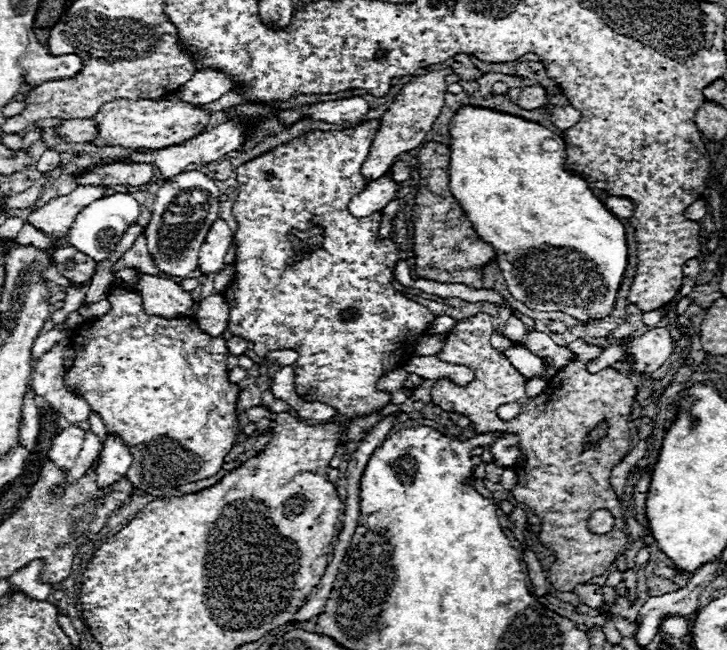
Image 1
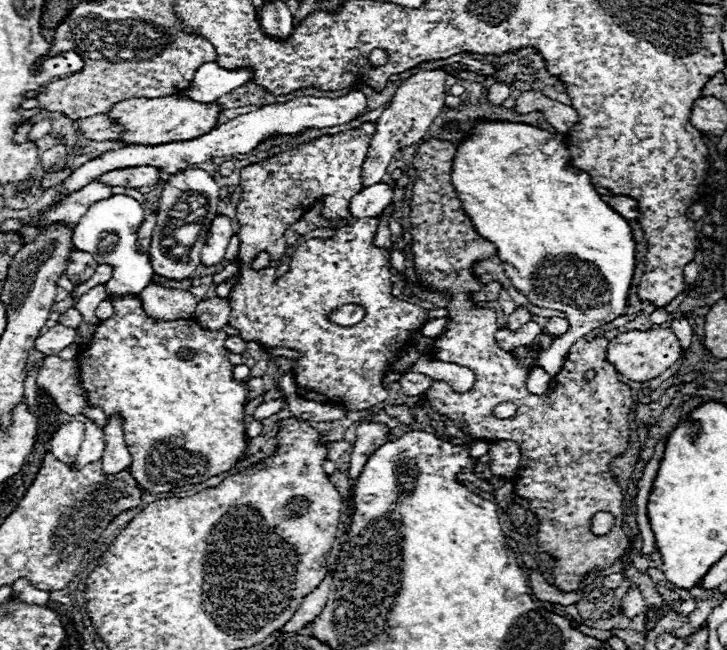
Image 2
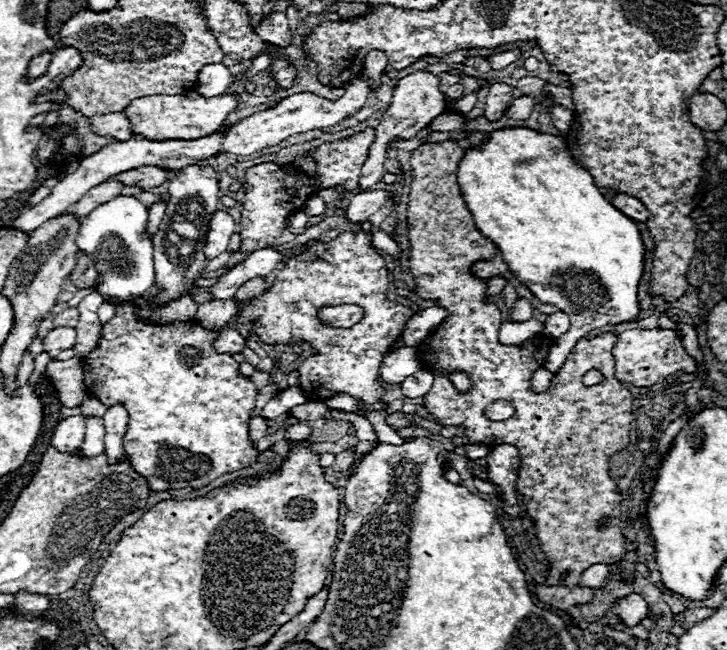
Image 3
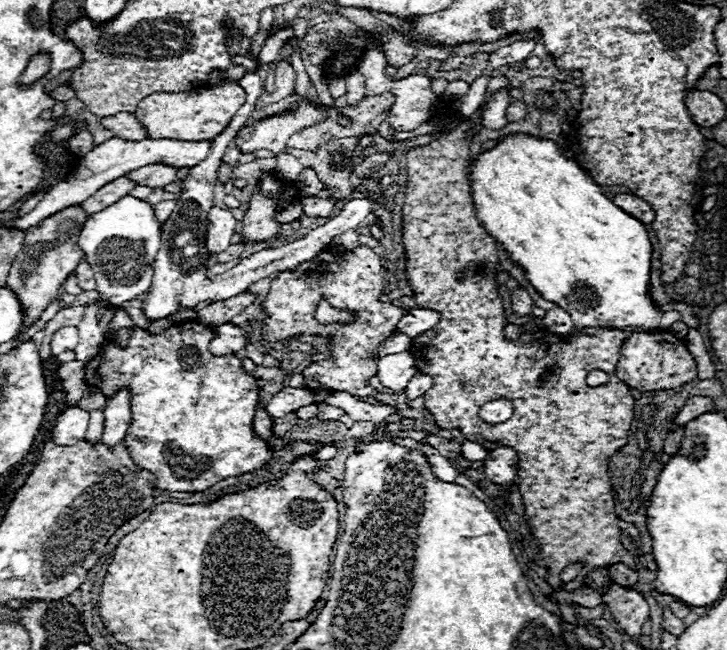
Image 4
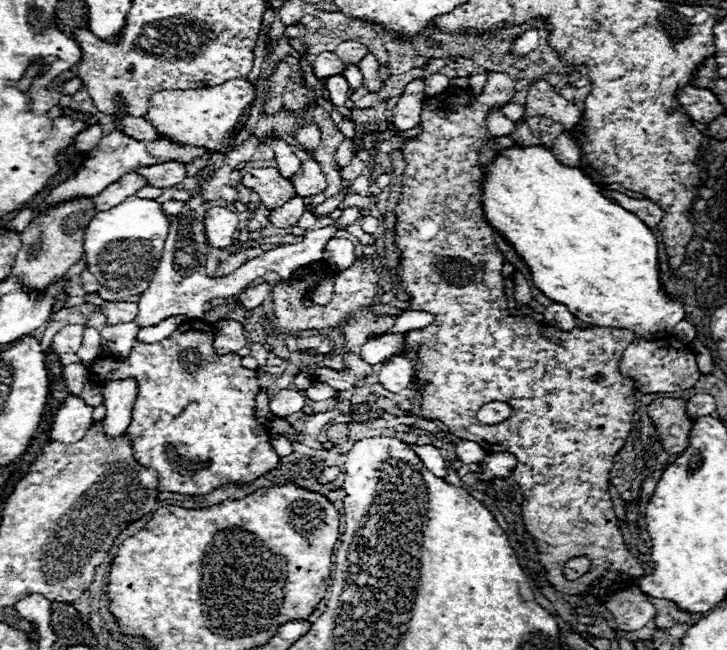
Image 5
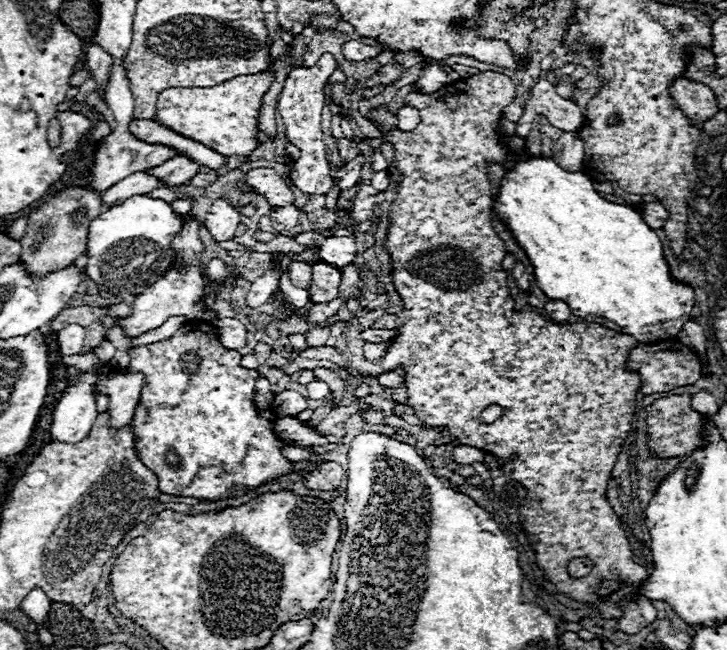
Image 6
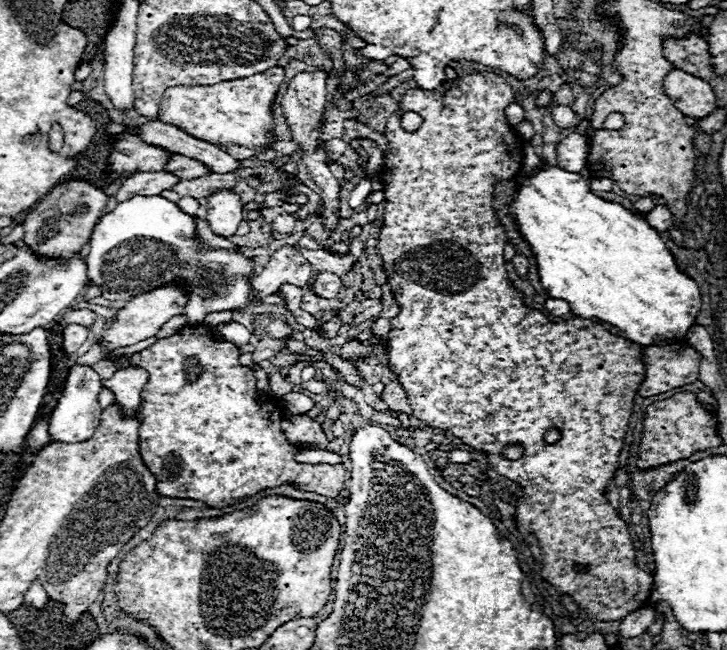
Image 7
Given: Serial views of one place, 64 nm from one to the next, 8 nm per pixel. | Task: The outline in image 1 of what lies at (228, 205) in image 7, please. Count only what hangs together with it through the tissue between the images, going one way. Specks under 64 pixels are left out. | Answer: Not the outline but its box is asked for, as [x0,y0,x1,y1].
[198,220,232,276]

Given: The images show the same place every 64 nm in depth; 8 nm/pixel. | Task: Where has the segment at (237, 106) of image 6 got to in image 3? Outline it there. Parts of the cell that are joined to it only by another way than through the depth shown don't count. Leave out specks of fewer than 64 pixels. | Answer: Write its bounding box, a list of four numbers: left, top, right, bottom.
[122,90,238,140]

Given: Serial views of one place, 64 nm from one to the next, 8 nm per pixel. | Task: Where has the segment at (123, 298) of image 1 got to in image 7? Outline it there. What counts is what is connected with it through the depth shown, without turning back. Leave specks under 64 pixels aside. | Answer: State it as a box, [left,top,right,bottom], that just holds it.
[132,324,348,508]

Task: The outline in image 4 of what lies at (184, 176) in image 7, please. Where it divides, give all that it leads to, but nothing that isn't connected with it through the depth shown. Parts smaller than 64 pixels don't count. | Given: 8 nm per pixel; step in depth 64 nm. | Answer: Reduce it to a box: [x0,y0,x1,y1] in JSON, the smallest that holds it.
[126,164,176,188]

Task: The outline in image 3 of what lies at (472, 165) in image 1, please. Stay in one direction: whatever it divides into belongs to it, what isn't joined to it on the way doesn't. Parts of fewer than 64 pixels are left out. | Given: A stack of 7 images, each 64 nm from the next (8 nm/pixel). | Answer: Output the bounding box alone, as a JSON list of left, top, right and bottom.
[456,128,644,372]

